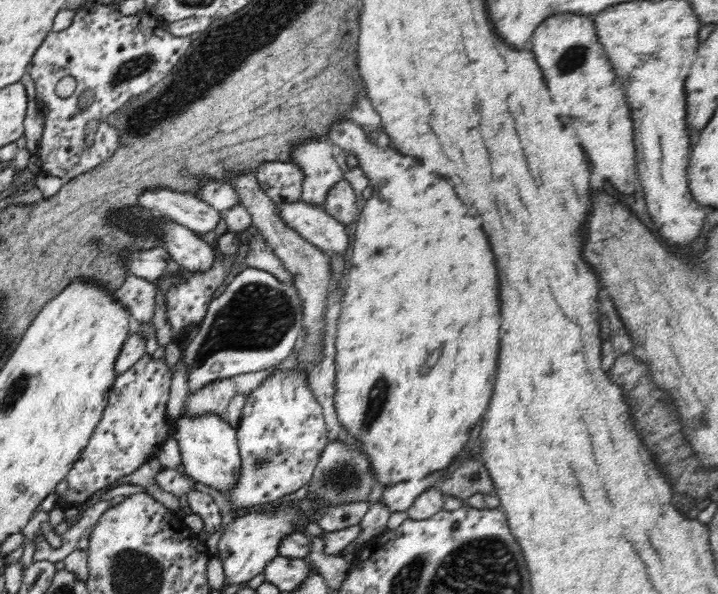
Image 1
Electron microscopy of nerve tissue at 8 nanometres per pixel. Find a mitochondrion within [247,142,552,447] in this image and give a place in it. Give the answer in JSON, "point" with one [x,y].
{"point":[379,394]}

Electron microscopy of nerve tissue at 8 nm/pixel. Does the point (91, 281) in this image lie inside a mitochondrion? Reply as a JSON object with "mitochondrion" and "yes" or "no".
{"mitochondrion":"no"}

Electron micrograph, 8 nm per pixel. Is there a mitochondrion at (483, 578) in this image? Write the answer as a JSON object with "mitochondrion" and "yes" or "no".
{"mitochondrion":"yes"}

